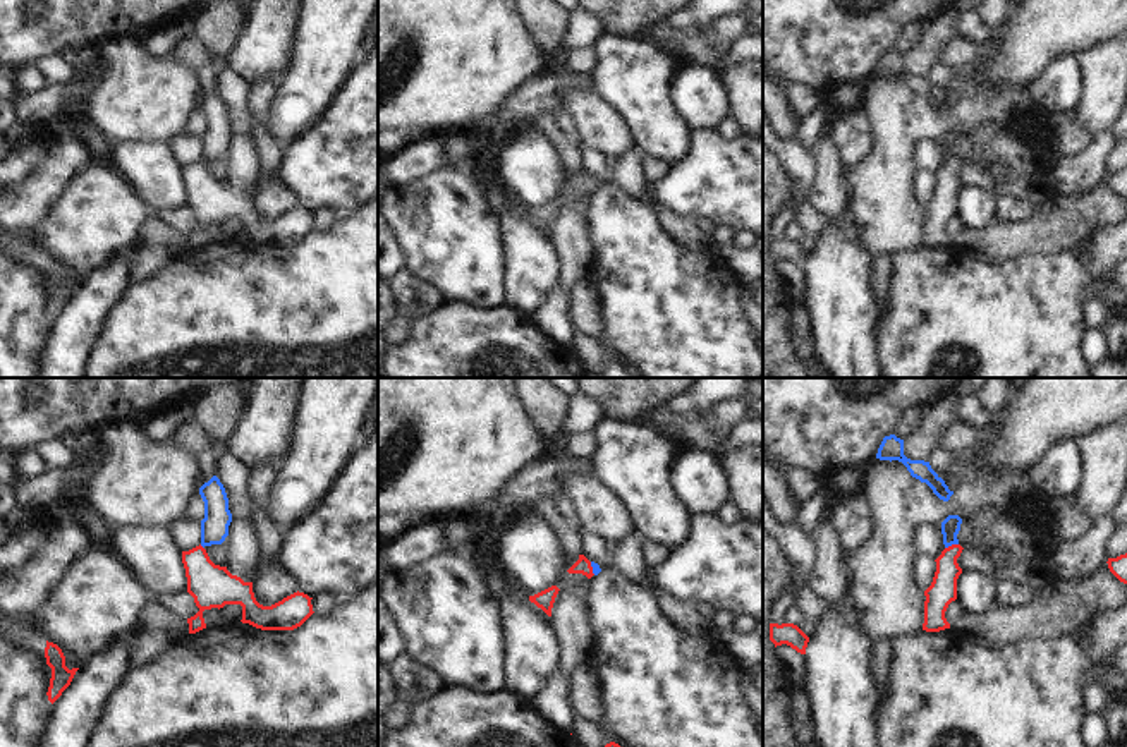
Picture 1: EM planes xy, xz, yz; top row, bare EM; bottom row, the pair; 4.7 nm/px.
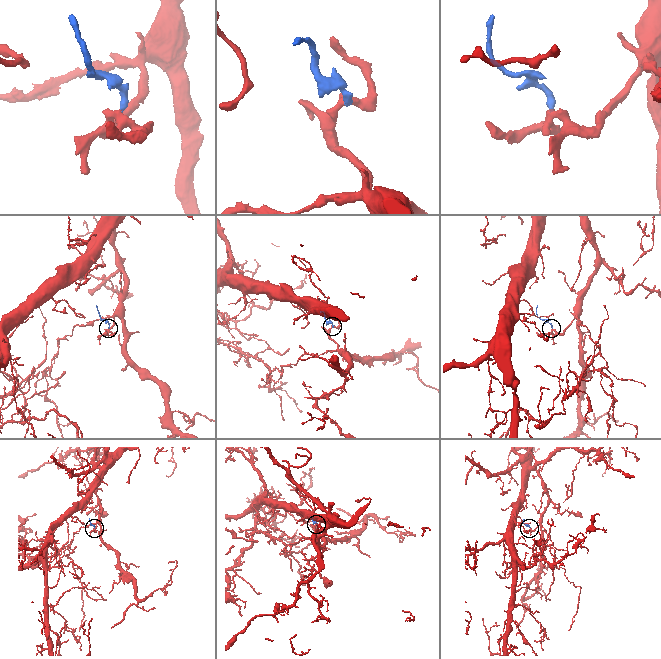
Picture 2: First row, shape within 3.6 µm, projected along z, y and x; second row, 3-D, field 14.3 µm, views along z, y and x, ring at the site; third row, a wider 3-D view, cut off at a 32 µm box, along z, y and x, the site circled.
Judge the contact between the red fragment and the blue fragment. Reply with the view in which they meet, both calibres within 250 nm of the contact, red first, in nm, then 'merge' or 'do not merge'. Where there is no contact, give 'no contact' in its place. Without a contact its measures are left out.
yz | 130/90 nm | merge

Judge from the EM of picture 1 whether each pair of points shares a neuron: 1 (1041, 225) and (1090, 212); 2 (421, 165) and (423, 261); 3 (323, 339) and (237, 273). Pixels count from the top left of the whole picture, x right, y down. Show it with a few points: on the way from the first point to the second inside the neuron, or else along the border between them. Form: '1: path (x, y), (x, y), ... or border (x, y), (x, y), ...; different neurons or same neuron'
1: path (1053, 225), (1078, 218); same neuron
2: border (447, 165), (395, 186); different neurons
3: path (303, 339), (258, 294); same neuron

